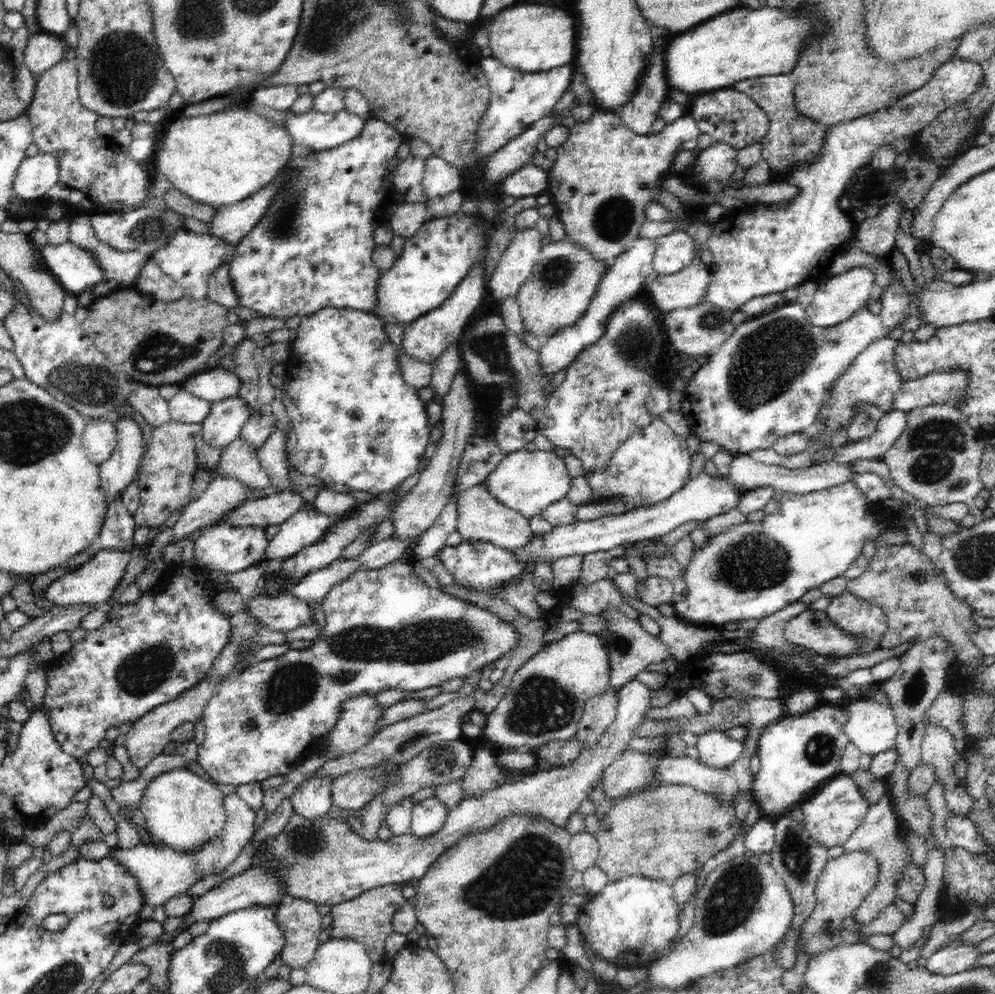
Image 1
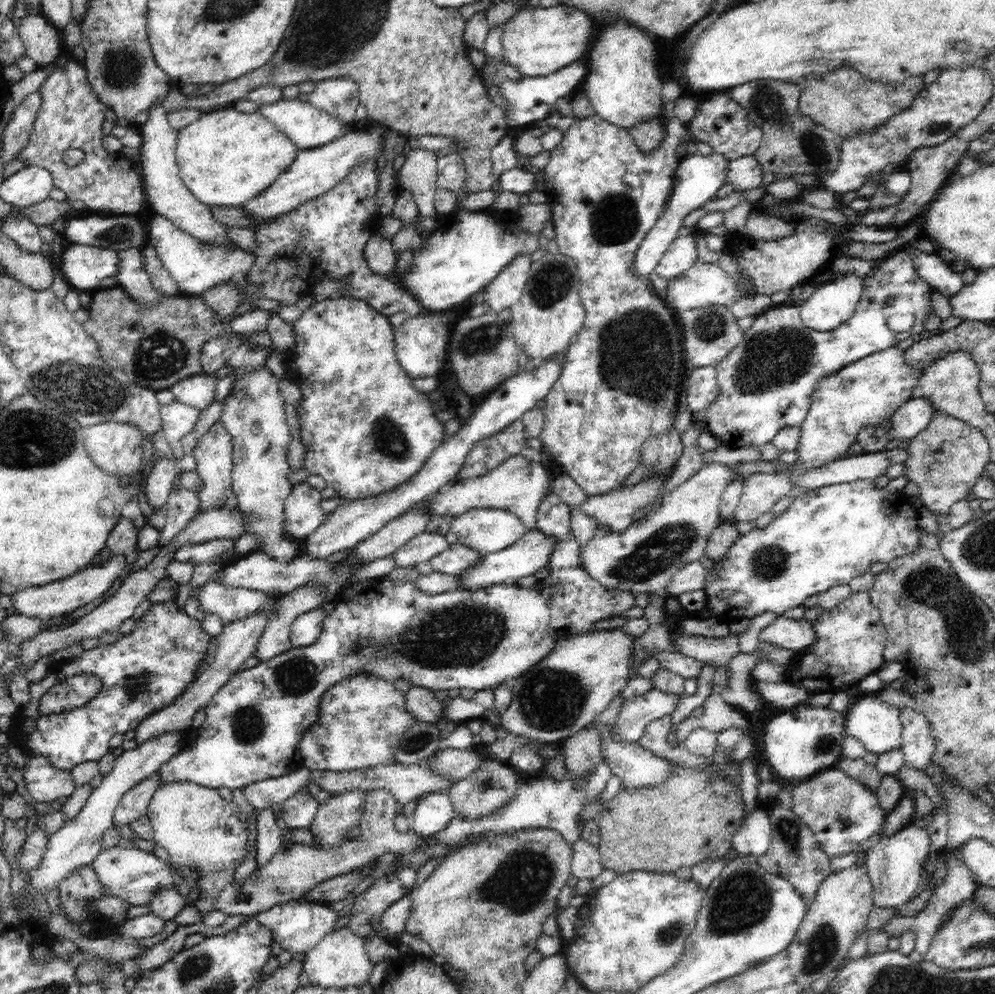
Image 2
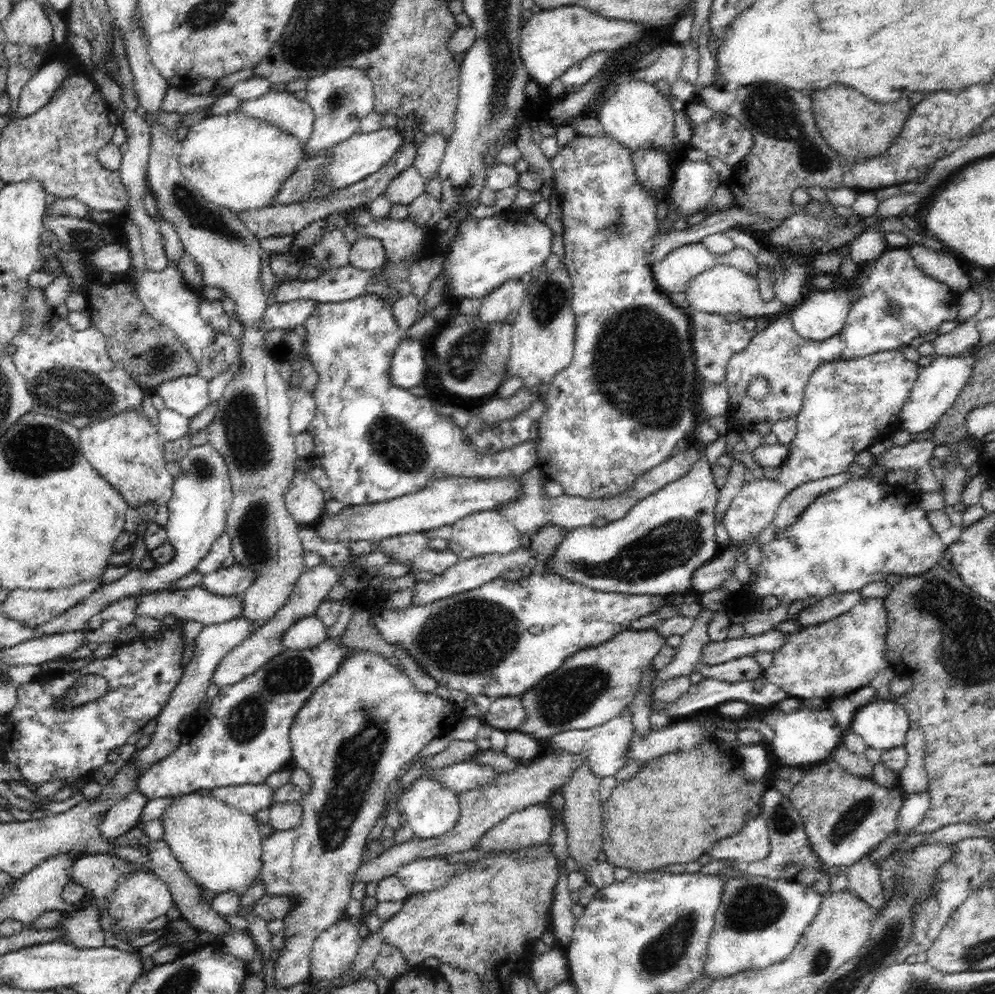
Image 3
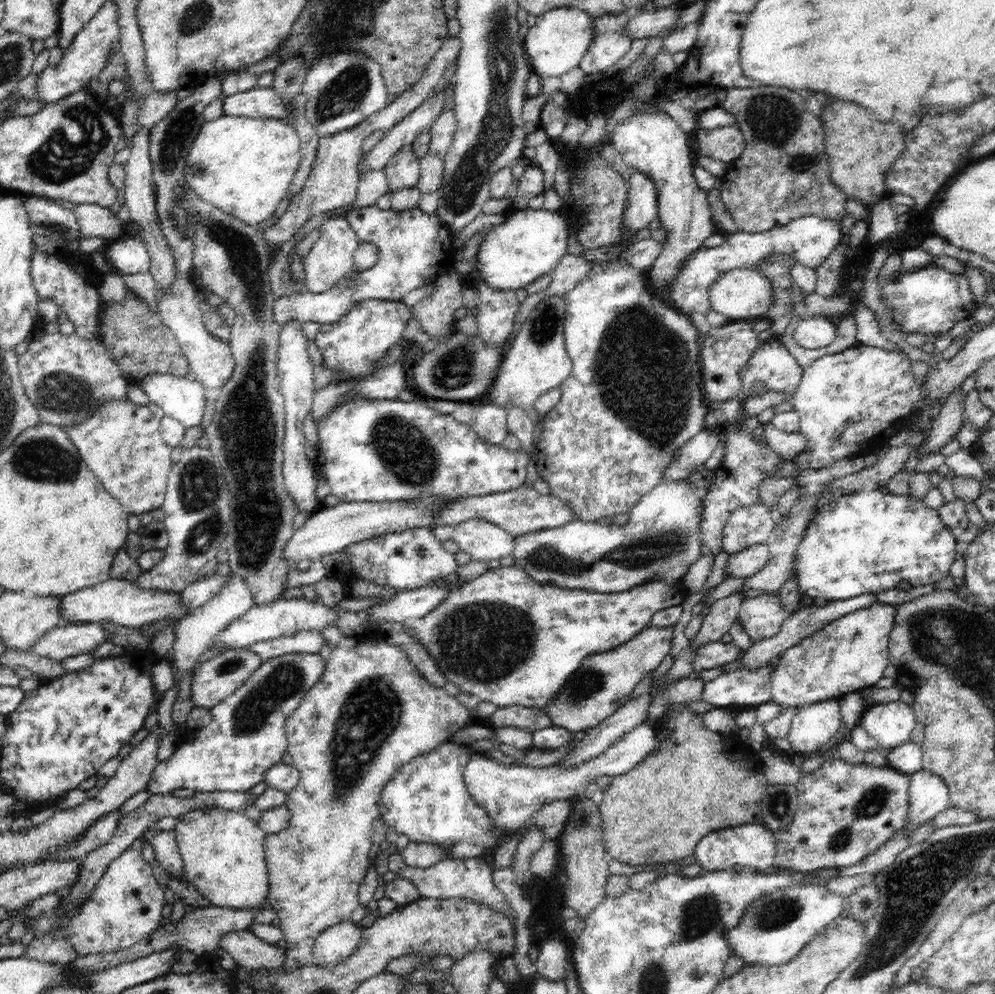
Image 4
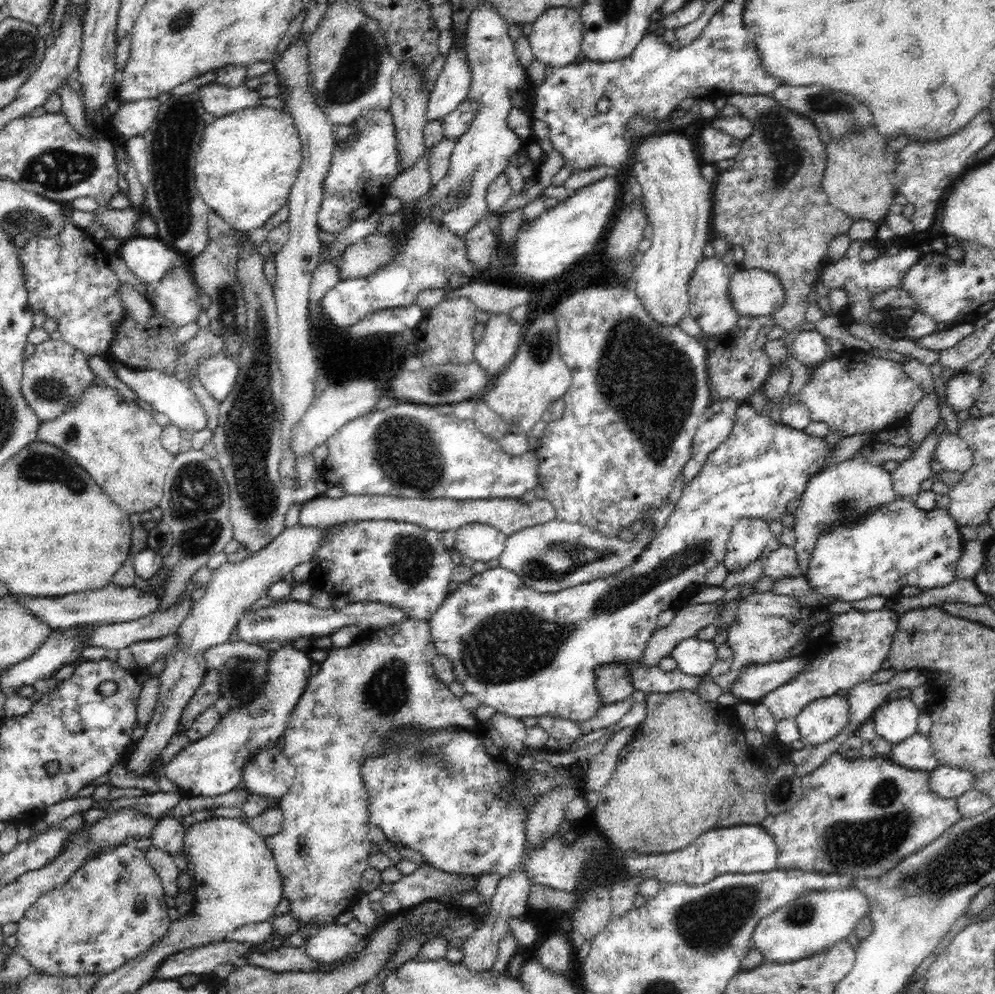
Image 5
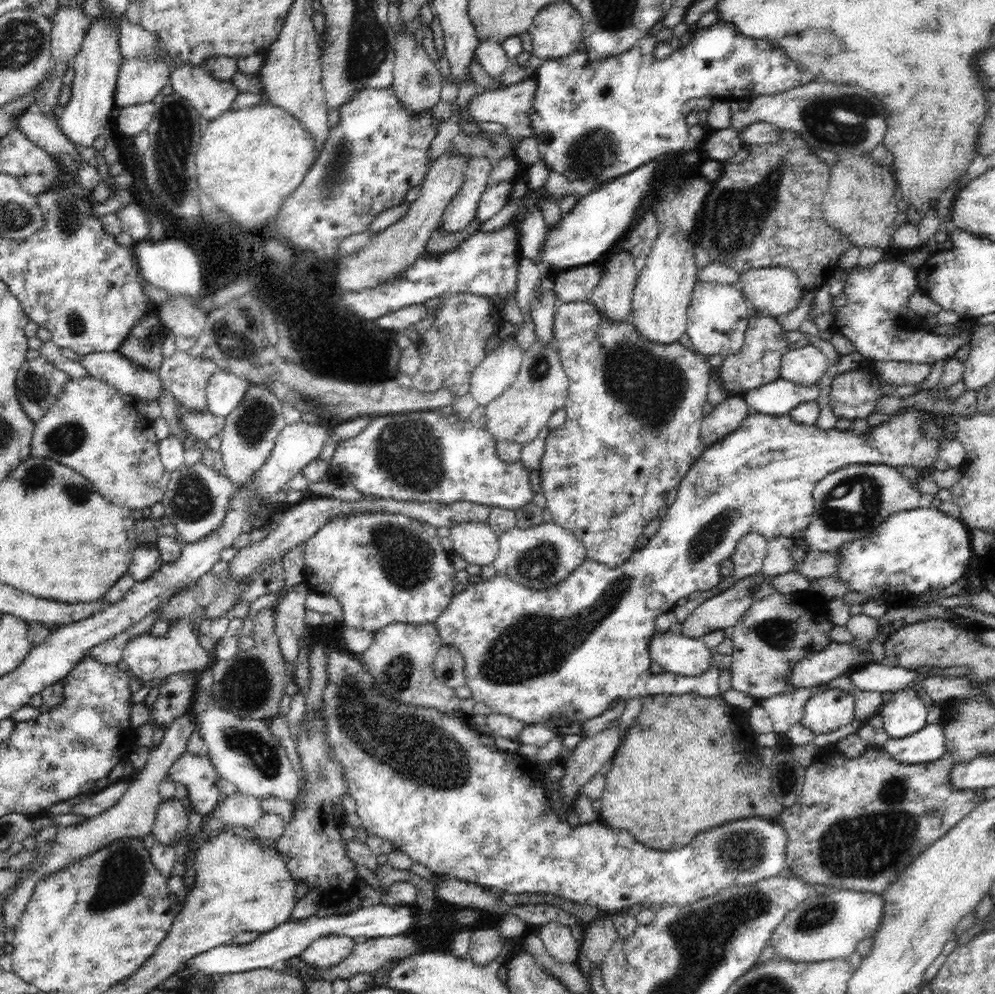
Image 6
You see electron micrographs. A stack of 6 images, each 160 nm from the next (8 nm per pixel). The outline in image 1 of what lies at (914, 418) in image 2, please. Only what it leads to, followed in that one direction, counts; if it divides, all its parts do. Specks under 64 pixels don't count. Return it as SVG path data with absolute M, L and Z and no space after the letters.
M892 409L884 413L877 422L877 430L869 437L859 442L847 442L843 448L835 450L835 455L828 461L848 463L864 458L880 459L884 452L894 446L898 438L905 432L906 412Z

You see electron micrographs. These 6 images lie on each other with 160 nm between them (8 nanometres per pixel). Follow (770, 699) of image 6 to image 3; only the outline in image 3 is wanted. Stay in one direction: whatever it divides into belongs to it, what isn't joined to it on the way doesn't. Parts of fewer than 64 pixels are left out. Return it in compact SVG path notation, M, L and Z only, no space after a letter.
M863 597L848 612L832 620L820 622L820 624L814 624L814 626L808 626L808 628L790 634L784 644L773 652L772 665L763 669L763 676L768 679L768 682L783 690L788 697L803 701L806 698L823 698L829 701L846 696L870 684L878 672L891 666L886 648L888 630L884 601L878 598Z

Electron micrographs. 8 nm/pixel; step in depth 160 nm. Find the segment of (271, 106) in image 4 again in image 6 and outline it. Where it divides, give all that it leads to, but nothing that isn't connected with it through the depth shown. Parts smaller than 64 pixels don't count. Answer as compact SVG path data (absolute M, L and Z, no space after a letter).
M182 63L171 70L169 84L174 93L211 121L233 108L240 91L230 81L214 78L203 66Z

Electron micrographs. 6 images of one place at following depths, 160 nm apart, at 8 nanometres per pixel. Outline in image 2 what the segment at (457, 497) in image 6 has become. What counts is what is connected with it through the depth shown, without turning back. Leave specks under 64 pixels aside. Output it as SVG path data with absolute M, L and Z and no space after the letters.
M332 296L324 299L322 302L315 302L311 307L306 309L300 319L293 324L296 332L296 347L292 349L293 356L292 366L288 371L288 378L296 380L302 389L302 400L297 407L297 418L299 420L301 431L301 442L306 448L303 467L306 468L309 474L320 475L324 478L327 486L334 488L339 498L344 500L362 500L370 498L377 494L390 492L410 480L416 474L428 457L436 450L440 444L443 444L444 424L436 417L434 405L428 399L427 393L419 393L414 387L413 382L404 369L400 367L398 359L395 355L395 331L389 322L389 318L380 314L372 306L366 302L362 302L356 298L345 298L340 296Z

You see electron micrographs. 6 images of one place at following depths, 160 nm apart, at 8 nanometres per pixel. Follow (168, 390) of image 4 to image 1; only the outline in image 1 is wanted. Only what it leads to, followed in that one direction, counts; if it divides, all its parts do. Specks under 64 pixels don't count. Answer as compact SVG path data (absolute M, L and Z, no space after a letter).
M216 367L189 376L179 386L202 400L214 403L237 395L240 381L236 374L236 369L231 372Z

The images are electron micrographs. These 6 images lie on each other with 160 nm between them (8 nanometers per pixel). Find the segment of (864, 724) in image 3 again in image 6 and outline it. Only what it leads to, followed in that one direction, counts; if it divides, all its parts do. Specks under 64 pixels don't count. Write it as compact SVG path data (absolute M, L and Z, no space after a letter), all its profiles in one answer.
M908 688L893 693L878 714L883 718L883 729L889 738L904 738L927 725L928 708L917 690Z

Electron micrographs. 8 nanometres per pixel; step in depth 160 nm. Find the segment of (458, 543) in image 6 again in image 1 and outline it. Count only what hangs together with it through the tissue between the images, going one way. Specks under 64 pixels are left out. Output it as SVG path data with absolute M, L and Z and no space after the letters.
M485 482L464 490L457 498L457 525L464 541L491 542L504 550L514 550L527 545L533 537L528 518L498 502L485 489Z

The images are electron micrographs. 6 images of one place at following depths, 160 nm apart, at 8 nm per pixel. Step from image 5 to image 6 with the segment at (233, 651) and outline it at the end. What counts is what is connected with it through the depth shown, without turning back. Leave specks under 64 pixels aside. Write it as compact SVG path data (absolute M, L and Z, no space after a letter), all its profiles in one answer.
M178 618L164 636L156 637L148 632L131 638L124 647L123 660L128 664L132 676L138 676L143 681L158 681L168 678L170 674L186 670L201 672L207 666L212 666L212 652L206 651L198 643L192 626L190 618Z

